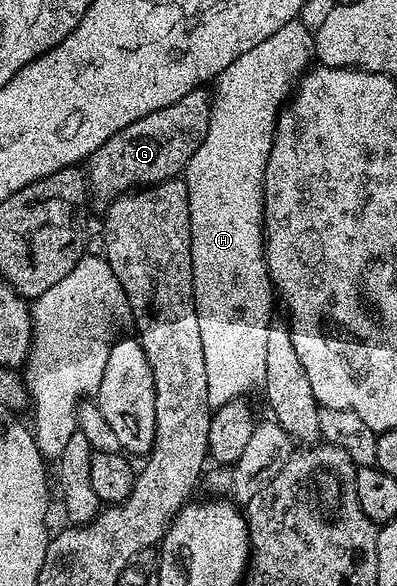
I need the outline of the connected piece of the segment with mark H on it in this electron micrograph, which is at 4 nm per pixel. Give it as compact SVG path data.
M302 19L290 21L289 23L285 23L285 27L279 28L274 35L269 35L269 39L264 39L262 43L257 43L257 47L245 51L245 55L237 55L237 59L233 59L233 63L229 63L229 67L225 67L225 71L219 73L213 82L214 97L211 103L211 114L209 115L209 131L205 131L205 139L201 139L201 147L197 147L197 151L193 151L193 159L189 159L185 170L185 180L187 182L187 190L189 191L189 219L191 220L193 230L193 252L191 254L191 258L193 259L193 295L195 296L195 306L197 307L197 324L201 327L201 347L205 347L205 375L209 375L209 403L212 407L218 407L236 399L246 398L248 396L246 393L254 385L256 388L257 383L262 382L265 375L265 343L269 340L269 327L273 320L273 314L271 314L271 293L273 297L273 286L271 284L271 276L267 274L267 260L263 258L263 179L265 177L265 163L269 159L269 151L275 138L275 124L279 118L279 110L284 102L292 96L301 74L312 64L311 48L314 47L315 41L311 37L314 37L313 30Z

